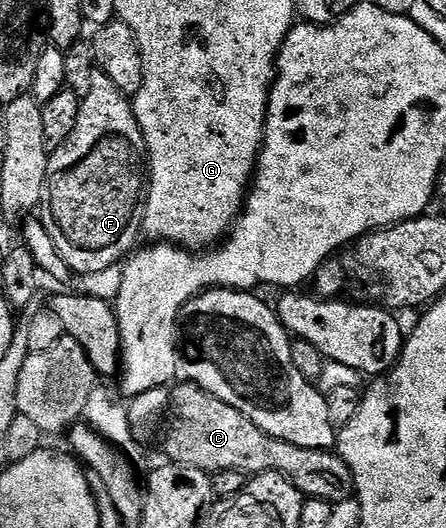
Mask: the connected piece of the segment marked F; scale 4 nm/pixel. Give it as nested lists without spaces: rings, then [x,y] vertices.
[[[99,72],[93,77],[91,92],[81,99],[79,121],[71,136],[67,136],[67,140],[63,140],[63,144],[50,153],[49,179],[45,182],[43,221],[51,240],[55,240],[59,256],[63,256],[74,275],[103,272],[103,268],[116,266],[138,245],[137,237],[140,239],[143,234],[143,199],[146,194],[145,137],[135,120],[132,101],[119,92],[115,84],[111,84],[107,75]]]

